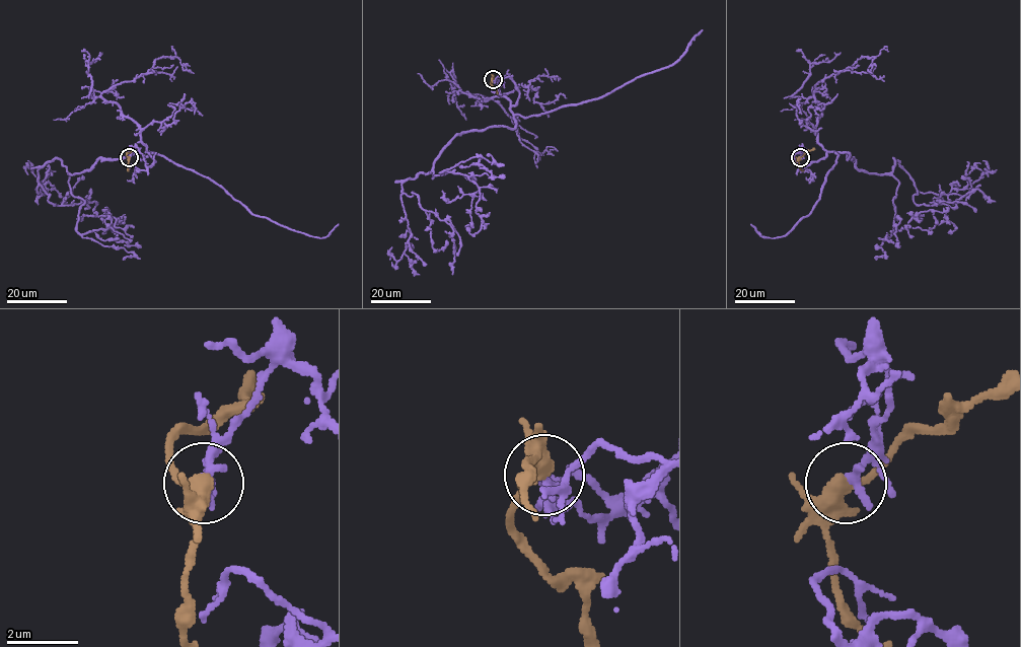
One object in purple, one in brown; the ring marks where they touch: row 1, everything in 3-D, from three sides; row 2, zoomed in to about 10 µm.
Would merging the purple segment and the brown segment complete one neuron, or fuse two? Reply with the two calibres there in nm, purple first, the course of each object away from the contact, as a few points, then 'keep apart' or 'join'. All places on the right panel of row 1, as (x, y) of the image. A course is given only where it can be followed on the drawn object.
280/360 nm | purple via (800, 157), (848, 153), (881, 173), (895, 158), (917, 205), (976, 189), (995, 201) | brown via (800, 157), (815, 149) | keep apart

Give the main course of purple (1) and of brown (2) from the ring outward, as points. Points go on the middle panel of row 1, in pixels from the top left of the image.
1: (493, 79), (507, 74), (519, 92), (515, 127), (456, 134), (429, 173), (402, 185), (453, 231), (453, 274)
2: (493, 79), (491, 83), (497, 94)

